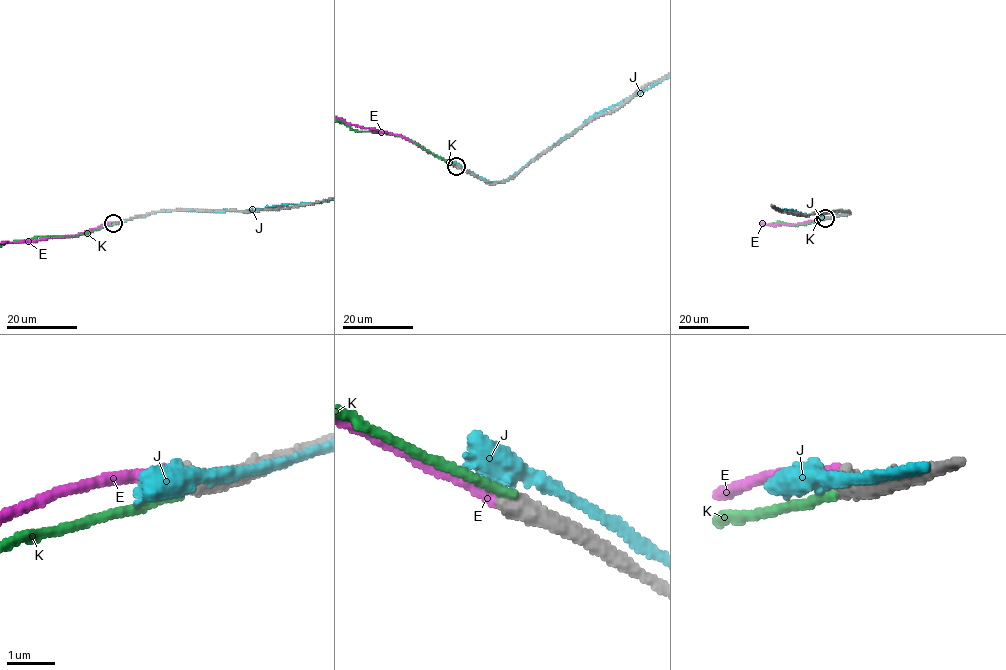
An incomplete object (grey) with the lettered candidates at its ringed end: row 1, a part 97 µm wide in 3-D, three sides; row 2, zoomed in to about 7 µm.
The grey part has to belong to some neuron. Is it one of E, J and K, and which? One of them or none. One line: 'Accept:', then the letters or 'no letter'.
Accept: no letter

